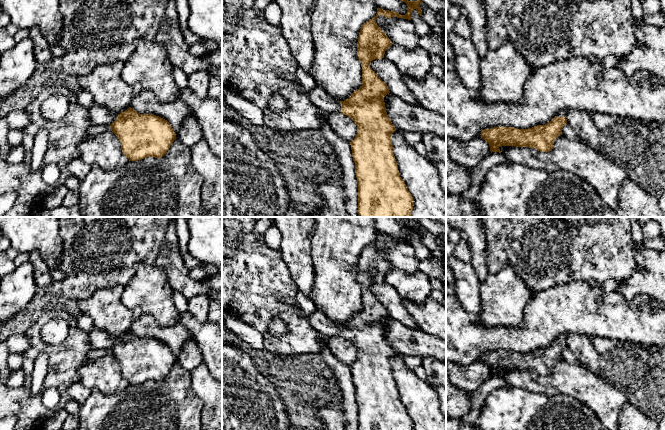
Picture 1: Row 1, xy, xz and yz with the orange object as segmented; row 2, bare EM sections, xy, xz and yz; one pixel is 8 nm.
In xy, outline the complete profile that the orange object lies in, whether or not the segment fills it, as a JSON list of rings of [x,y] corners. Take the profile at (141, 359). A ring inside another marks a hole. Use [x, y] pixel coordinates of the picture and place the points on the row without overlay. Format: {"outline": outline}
{"outline": [[[98,328],[88,332],[93,349],[110,350],[129,385],[162,382],[176,363],[170,347],[154,338],[140,338],[131,331],[118,338]]]}

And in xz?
{"outline": [[[417,217],[396,218],[408,230],[405,239],[377,232],[376,240],[360,253],[357,280],[362,291],[362,310],[348,323],[339,325],[322,311],[316,309],[307,314],[296,307],[318,333],[327,338],[341,336],[356,348],[357,358],[350,369],[358,406],[358,430],[414,430],[392,374],[391,359],[396,352],[387,339],[384,326],[390,315],[370,291],[373,284],[384,282],[385,275],[393,268],[377,249],[376,242],[383,239],[411,244],[414,233],[422,239],[420,228],[423,226]]]}

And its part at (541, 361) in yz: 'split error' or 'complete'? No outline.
split error

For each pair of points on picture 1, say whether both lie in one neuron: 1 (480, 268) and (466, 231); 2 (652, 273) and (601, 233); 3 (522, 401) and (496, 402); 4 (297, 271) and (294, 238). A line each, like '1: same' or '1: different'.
1: same
2: different
3: same
4: same

